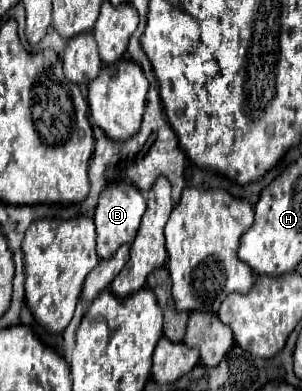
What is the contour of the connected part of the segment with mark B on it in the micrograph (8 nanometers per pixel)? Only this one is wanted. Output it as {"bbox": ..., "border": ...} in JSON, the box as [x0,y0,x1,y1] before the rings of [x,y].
{"bbox":[95,184,145,258],"border":[[[109,184],[101,192],[99,204],[95,208],[95,226],[97,226],[97,254],[101,258],[111,258],[121,244],[131,244],[139,230],[141,216],[145,212],[145,198],[133,184]]]}

